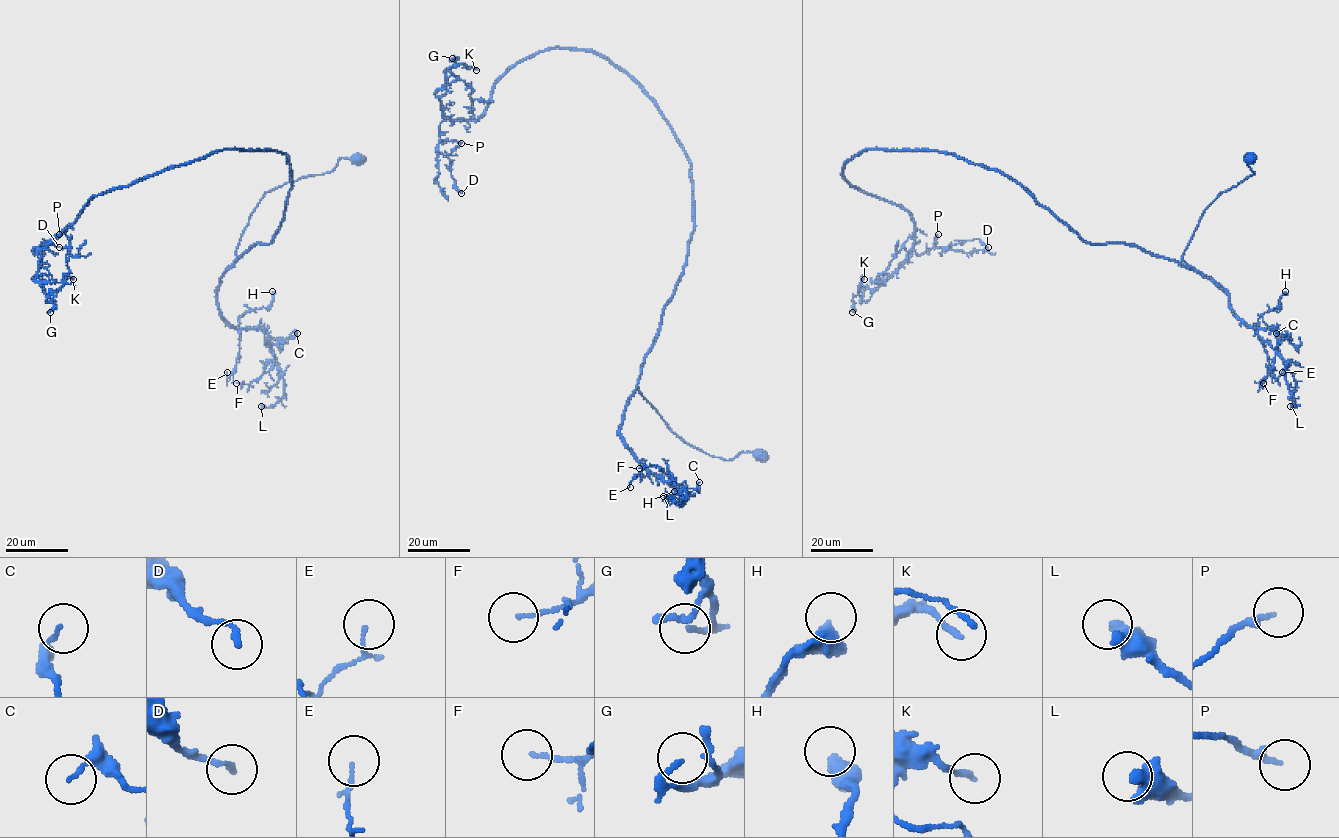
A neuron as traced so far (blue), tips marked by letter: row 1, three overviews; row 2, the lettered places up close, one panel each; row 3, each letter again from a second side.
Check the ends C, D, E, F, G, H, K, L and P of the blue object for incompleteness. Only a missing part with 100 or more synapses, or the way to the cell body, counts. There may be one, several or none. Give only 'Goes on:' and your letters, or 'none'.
Goes on: none

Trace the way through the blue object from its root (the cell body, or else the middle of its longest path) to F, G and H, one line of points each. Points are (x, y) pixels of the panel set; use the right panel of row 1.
F: (1249, 158), (1254, 173), (1207, 207), (1182, 259), (1224, 291), (1246, 323), (1275, 330), (1274, 370), (1263, 383)
G: (1249, 158), (1184, 266), (1085, 242), (951, 154), (864, 150), (843, 176), (900, 205), (914, 244), (852, 312)
H: (1249, 158), (1254, 173), (1207, 207), (1182, 259), (1210, 277), (1250, 326), (1278, 308), (1285, 291)

